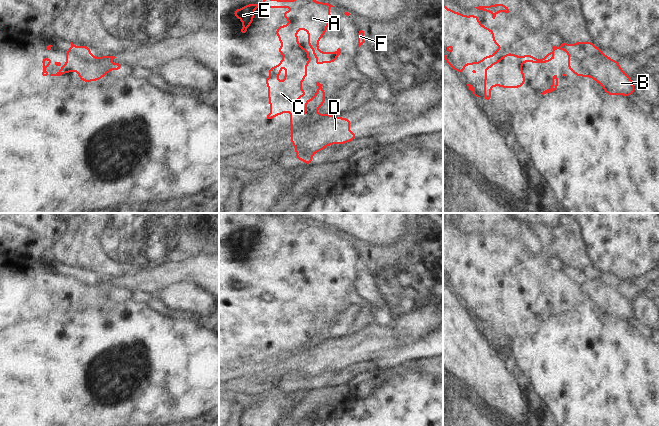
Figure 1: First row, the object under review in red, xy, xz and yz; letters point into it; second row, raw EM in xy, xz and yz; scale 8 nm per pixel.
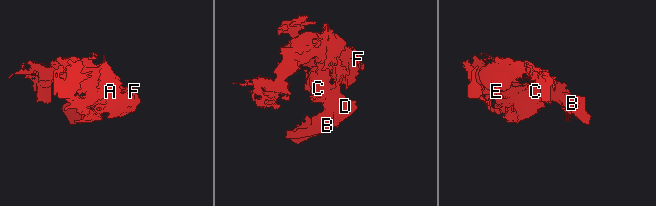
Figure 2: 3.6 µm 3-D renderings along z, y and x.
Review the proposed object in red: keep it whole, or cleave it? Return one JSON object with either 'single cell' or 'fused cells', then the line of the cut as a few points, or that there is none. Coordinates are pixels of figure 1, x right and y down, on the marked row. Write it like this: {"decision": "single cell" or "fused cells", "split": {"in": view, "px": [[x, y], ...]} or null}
{"decision": "fused cells", "split": {"in": "xy", "px": [[88, 47], [88, 54], [76, 62], [80, 67], [77, 70]]}}

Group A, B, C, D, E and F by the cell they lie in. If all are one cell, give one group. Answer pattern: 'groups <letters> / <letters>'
groups A C E F / B D

